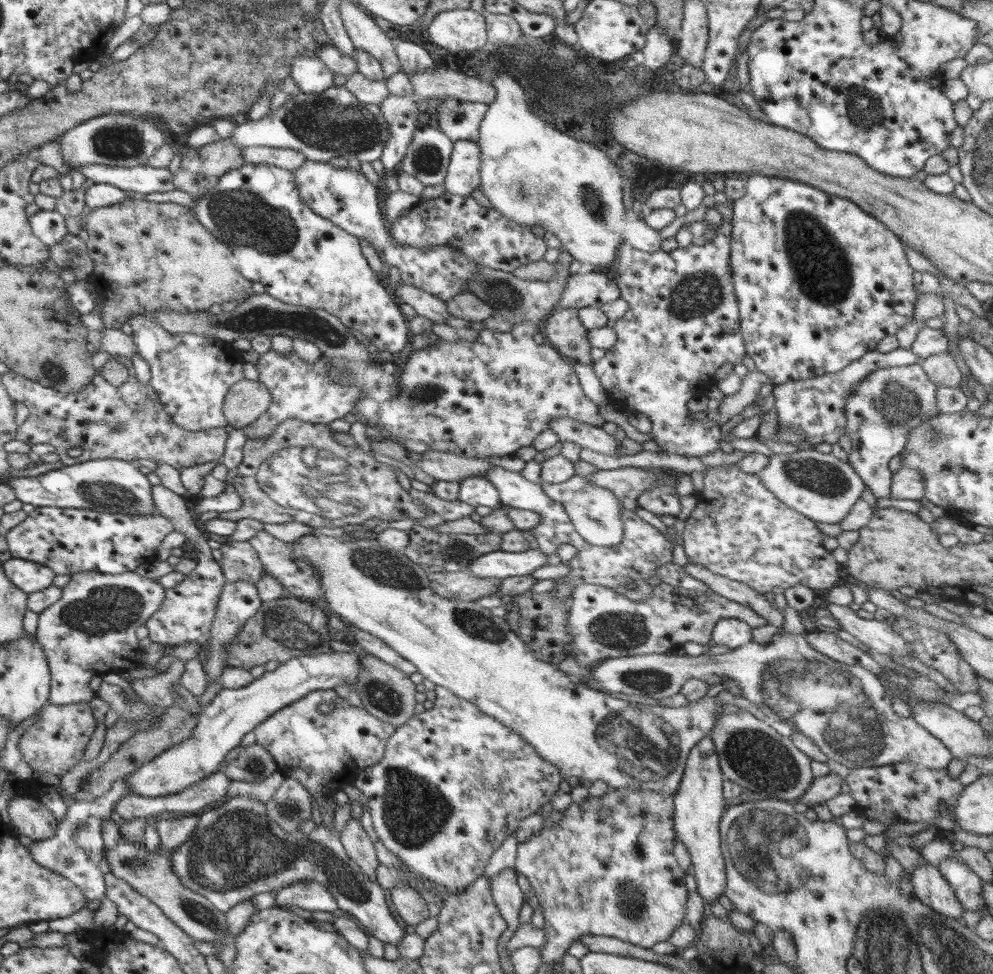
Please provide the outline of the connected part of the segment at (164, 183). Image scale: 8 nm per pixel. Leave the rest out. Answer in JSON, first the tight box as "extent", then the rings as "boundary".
{"extent":[79,164,176,195],"boundary":[[[90,164],[82,166],[79,171],[94,184],[111,184],[123,191],[132,190],[147,195],[176,189],[173,183],[174,174],[166,168],[152,168],[146,165],[123,168]]]}

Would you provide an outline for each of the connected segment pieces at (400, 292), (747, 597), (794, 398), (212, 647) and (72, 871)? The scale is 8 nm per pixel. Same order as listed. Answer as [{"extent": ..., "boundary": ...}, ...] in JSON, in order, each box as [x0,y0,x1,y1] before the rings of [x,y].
[{"extent":[394,282,451,324],"boundary":[[[399,282],[395,288],[394,297],[400,303],[410,305],[416,314],[431,320],[436,324],[446,324],[447,318],[451,316],[442,300],[432,296],[432,293],[416,288],[411,284]]]},{"extent":[683,563,785,628],"boundary":[[[688,563],[683,568],[688,575],[708,585],[710,591],[752,608],[755,613],[767,620],[767,624],[779,628],[783,626],[785,619],[783,612],[778,610],[776,606],[772,606],[762,593],[754,591],[750,586],[722,576],[716,576],[716,574],[708,572],[706,568],[698,566],[698,564]]]},{"extent":[771,322,921,446],"boundary":[[[916,322],[904,324],[895,334],[899,342],[898,348],[886,353],[876,350],[867,352],[858,360],[847,364],[840,372],[824,374],[814,380],[795,380],[786,384],[774,385],[771,393],[775,400],[777,425],[791,426],[804,441],[813,446],[820,442],[831,445],[838,442],[838,438],[846,433],[845,404],[855,386],[860,384],[871,372],[880,368],[906,366],[919,362],[921,358],[916,356],[910,348],[920,329],[921,327]]]},{"extent":[202,582,262,686],"boundary":[[[225,582],[218,602],[217,613],[210,630],[210,641],[206,643],[209,658],[202,661],[203,670],[208,682],[207,686],[220,679],[220,674],[222,674],[224,667],[227,666],[228,651],[226,651],[226,646],[234,640],[236,634],[241,632],[241,626],[253,614],[256,614],[256,611],[260,608],[262,603],[255,584],[248,584],[248,582]]]},{"extent":[27,779,131,900],"boundary":[[[126,779],[112,784],[104,796],[97,797],[96,801],[74,801],[67,810],[64,819],[58,823],[55,835],[34,841],[27,849],[32,858],[44,868],[57,872],[81,888],[87,900],[100,900],[105,896],[106,887],[99,869],[100,860],[105,852],[102,841],[102,822],[110,819],[112,808],[124,796],[131,792]]]}]

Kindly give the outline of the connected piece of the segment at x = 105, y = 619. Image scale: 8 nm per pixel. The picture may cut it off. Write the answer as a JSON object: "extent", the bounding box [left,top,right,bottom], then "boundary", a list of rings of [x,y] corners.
{"extent":[36,571,166,704],"boundary":[[[85,571],[71,576],[70,582],[61,588],[61,597],[48,608],[45,608],[38,619],[36,642],[46,655],[51,674],[49,702],[52,704],[74,704],[90,701],[94,692],[88,688],[90,678],[105,675],[113,671],[131,671],[156,669],[159,675],[164,672],[155,664],[143,660],[146,649],[141,648],[136,637],[136,628],[146,624],[162,604],[166,596],[165,588],[156,580],[148,580],[133,572],[122,574],[102,574],[102,572]]]}

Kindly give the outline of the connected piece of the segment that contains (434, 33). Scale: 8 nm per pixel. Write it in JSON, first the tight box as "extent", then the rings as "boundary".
{"extent":[427,9,488,54],"boundary":[[[473,9],[440,12],[427,26],[431,41],[452,54],[488,48],[483,13]]]}

